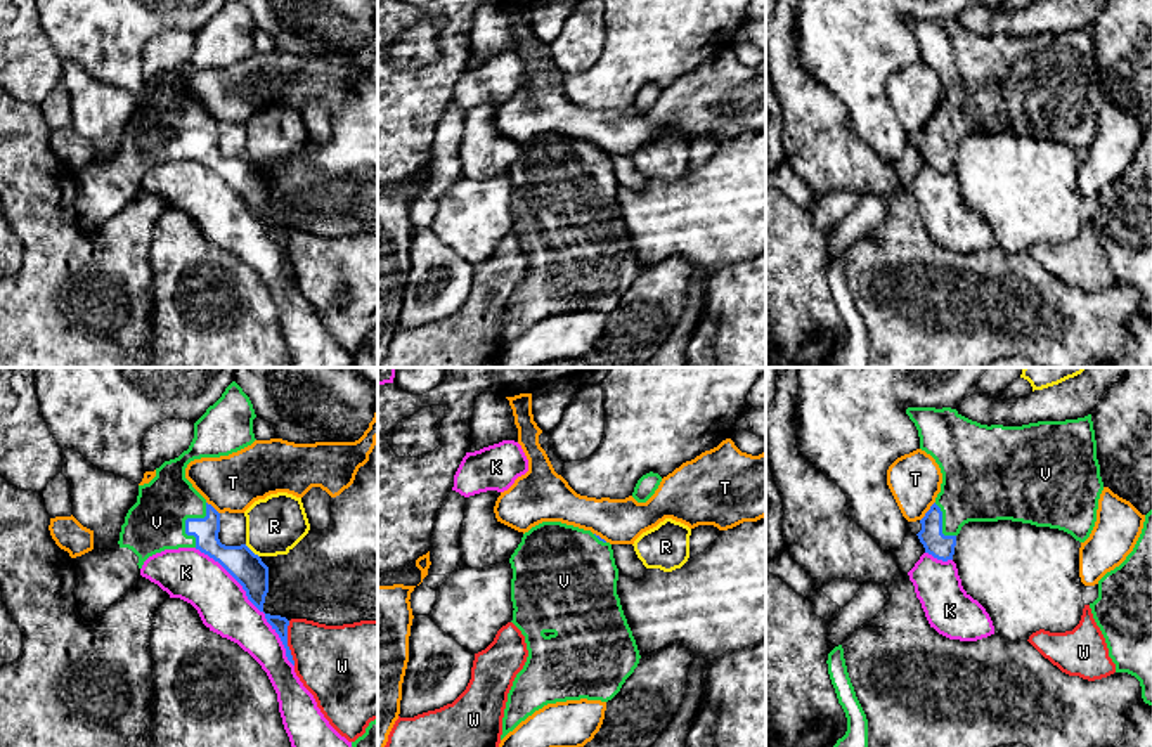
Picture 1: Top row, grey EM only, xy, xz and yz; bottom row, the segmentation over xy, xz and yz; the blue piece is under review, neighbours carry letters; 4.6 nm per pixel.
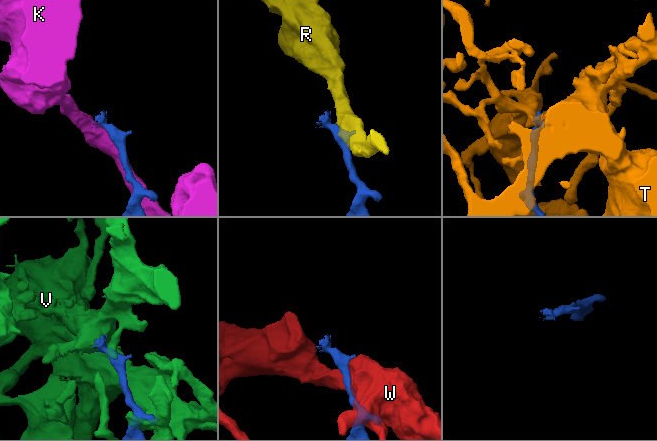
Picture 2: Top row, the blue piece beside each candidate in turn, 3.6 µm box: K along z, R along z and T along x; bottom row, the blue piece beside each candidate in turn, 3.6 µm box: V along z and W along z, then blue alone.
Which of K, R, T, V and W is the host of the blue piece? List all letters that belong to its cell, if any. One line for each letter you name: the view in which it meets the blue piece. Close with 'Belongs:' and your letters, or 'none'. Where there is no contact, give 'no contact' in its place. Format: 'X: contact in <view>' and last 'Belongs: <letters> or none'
V: contact in xy
Belongs: V

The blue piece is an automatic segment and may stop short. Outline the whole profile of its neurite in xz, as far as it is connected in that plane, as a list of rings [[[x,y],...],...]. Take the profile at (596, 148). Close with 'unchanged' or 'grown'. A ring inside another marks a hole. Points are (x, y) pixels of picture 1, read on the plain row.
[[[542,133],[523,146],[509,170],[513,180],[513,236],[525,248],[528,269],[508,305],[501,352],[547,315],[566,312],[612,312],[639,276],[639,262],[617,206],[618,180],[612,156],[561,133]]] | grown

